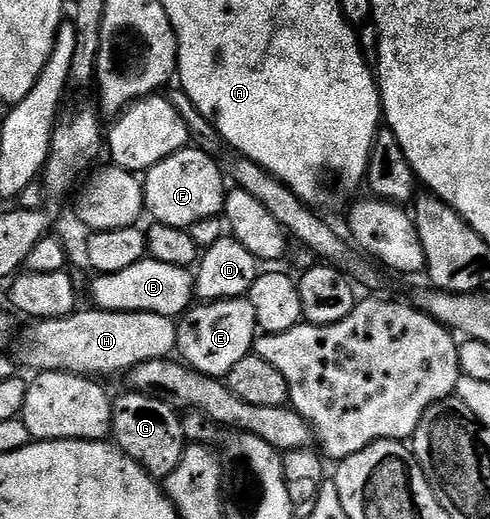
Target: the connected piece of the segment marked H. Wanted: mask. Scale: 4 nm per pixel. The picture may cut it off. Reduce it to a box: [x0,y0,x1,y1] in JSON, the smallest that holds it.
[18,307,178,379]

